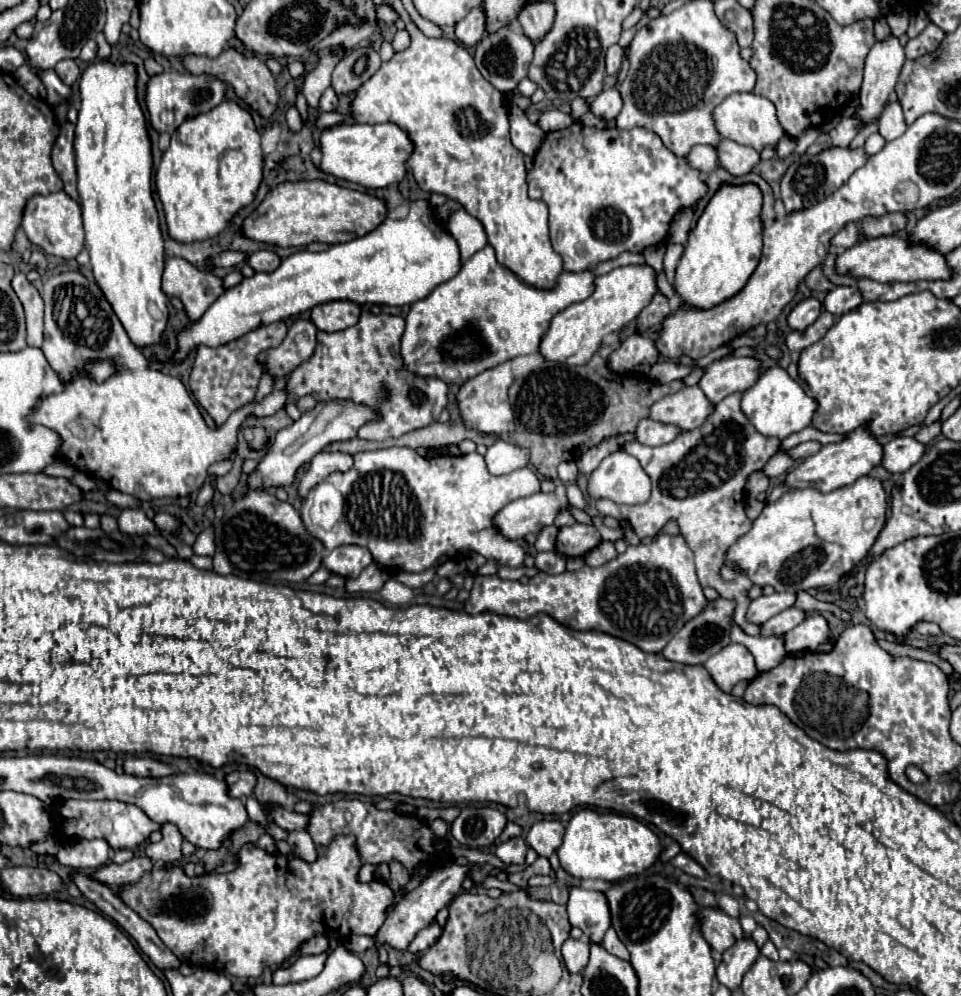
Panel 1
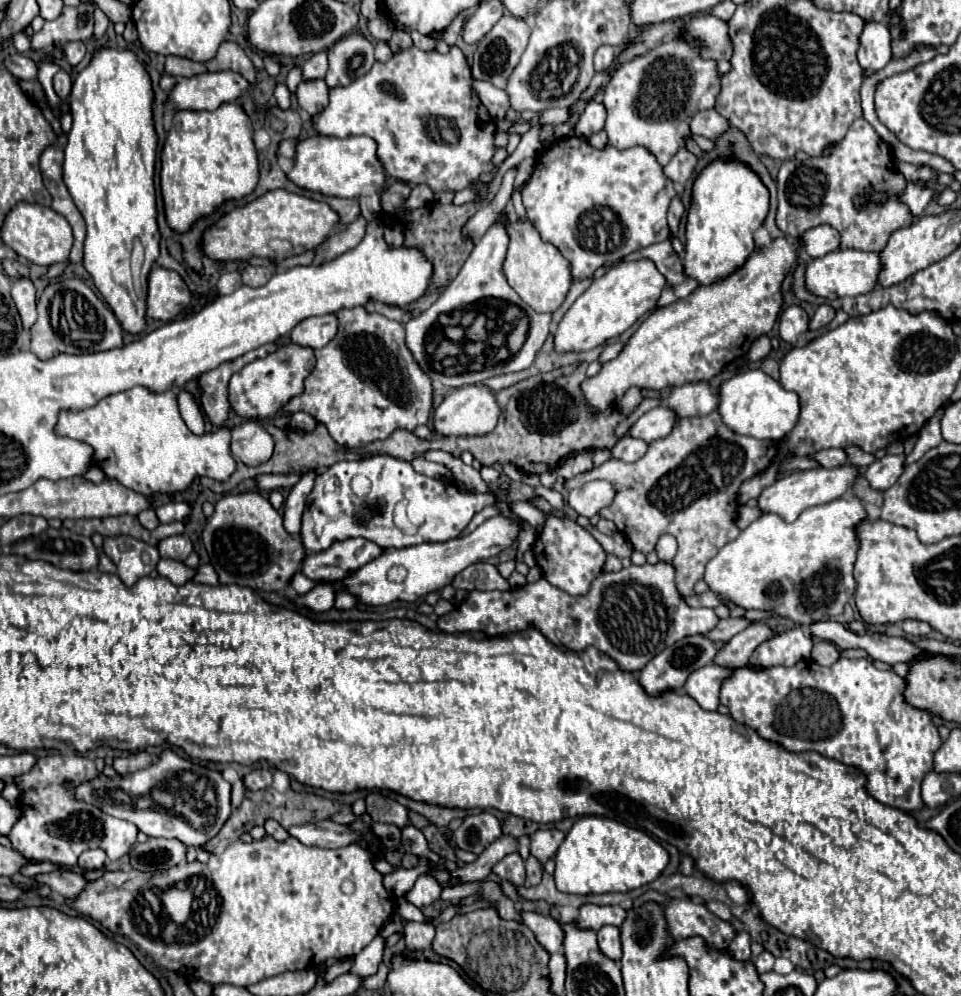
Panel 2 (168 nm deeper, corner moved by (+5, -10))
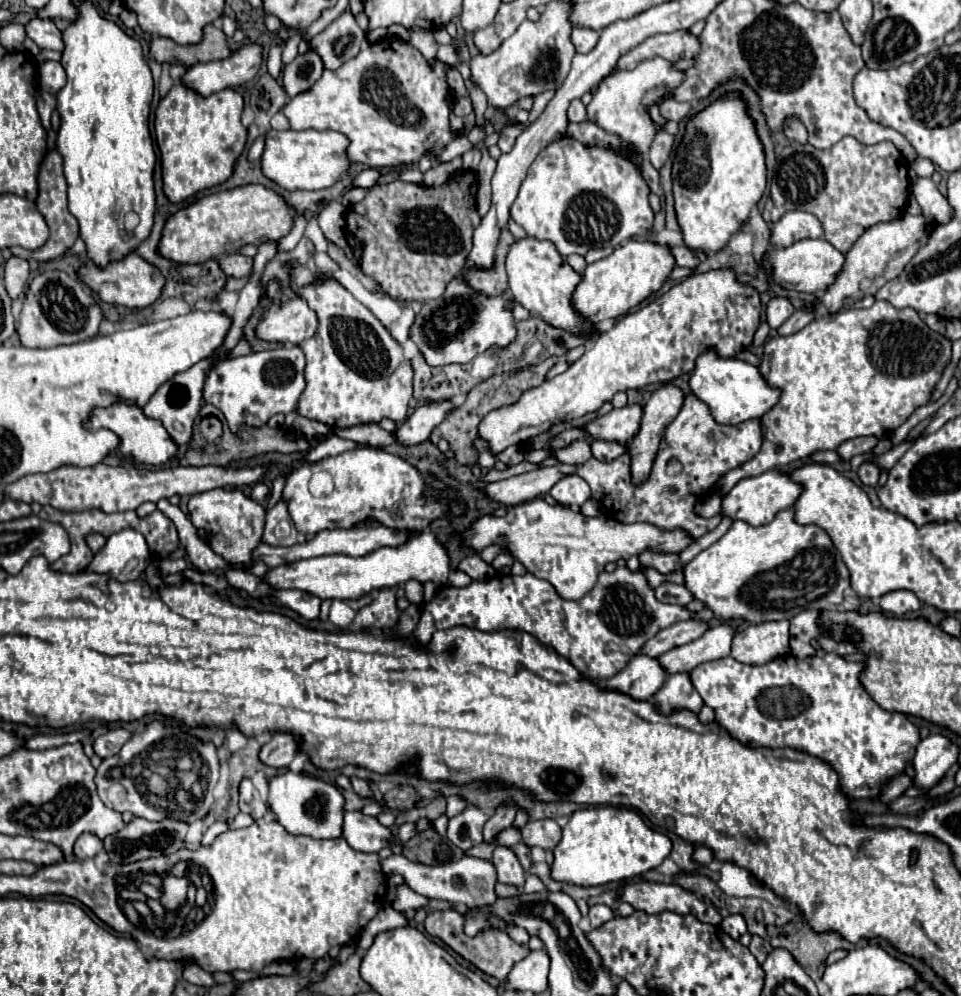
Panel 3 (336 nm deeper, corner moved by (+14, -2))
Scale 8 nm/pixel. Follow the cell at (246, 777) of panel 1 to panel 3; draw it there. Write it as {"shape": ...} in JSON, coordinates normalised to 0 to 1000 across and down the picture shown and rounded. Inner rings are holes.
{"shape":[[[289,735],[277,749],[273,749],[271,763],[285,771],[300,771],[312,757],[312,743],[302,735]]]}

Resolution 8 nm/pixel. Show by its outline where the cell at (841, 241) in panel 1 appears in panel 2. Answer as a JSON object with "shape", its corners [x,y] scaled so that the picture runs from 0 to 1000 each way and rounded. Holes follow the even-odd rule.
{"shape":[[[861,225],[840,231],[834,239],[836,239],[836,245],[838,245],[836,249],[846,259],[854,259],[863,253],[869,253],[869,251],[873,251],[873,245],[875,245],[875,235]]]}

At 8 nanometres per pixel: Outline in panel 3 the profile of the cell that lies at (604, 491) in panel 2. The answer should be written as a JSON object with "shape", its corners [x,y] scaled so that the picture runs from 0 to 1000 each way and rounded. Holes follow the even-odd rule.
{"shape":[[[587,478],[574,488],[572,496],[587,508],[604,510],[614,500],[614,488],[604,478]]]}

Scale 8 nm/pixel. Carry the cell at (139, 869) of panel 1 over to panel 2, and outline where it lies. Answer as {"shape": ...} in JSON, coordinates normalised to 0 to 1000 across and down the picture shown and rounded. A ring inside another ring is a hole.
{"shape":[[[57,873],[53,878],[41,878],[39,884],[53,890],[53,894],[63,902],[72,904],[78,904],[93,888],[93,884],[84,876],[74,876],[74,873]]]}

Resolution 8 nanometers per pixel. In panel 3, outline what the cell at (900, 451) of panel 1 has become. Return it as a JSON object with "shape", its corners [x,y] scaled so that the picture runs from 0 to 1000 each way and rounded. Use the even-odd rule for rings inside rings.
{"shape":[[[899,464],[895,470],[893,470],[893,478],[897,482],[897,486],[901,488],[912,488],[914,486],[914,478],[916,478],[916,470],[907,464]]]}

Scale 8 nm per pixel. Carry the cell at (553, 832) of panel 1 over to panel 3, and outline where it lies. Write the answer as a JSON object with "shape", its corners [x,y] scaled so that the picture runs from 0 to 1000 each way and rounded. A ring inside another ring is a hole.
{"shape":[[[566,821],[566,823],[552,823],[543,831],[543,843],[554,851],[562,849],[566,853],[576,853],[579,847],[585,841],[585,831],[581,829],[579,823]]]}

